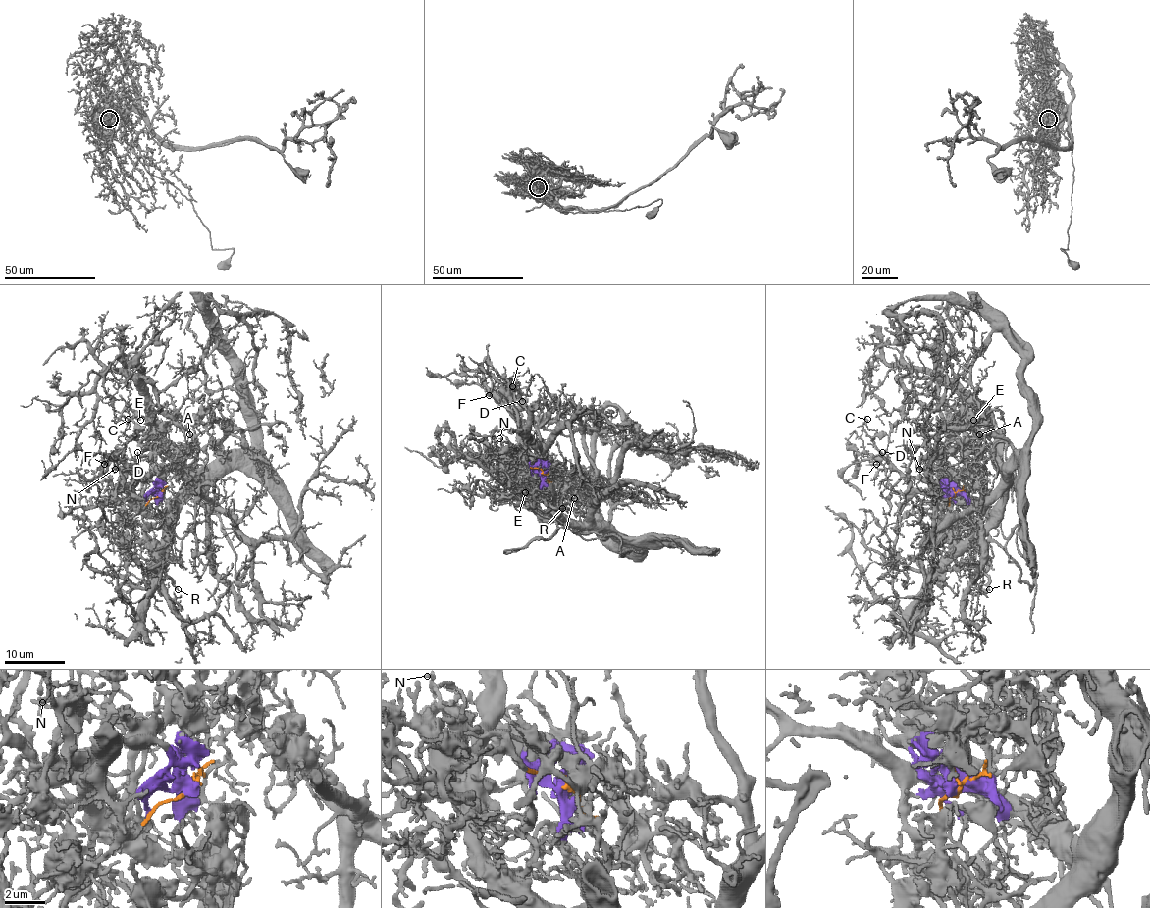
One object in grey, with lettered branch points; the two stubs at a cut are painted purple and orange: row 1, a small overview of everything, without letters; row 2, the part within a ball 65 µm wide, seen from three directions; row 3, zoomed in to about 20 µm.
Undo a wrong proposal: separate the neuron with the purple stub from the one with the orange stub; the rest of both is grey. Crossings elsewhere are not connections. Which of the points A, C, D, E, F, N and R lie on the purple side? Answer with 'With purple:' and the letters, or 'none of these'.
With purple: A, E, N, R

